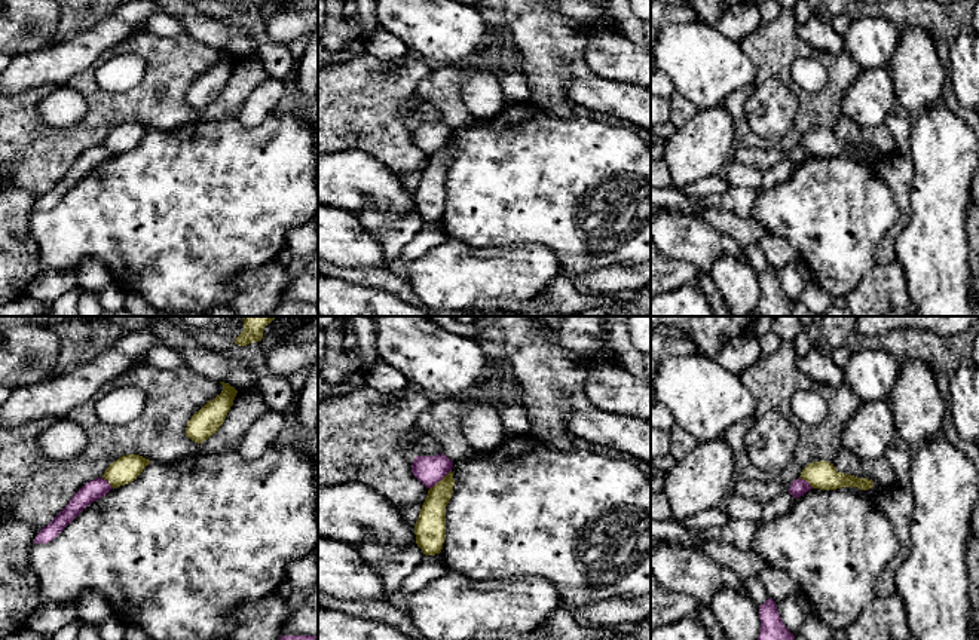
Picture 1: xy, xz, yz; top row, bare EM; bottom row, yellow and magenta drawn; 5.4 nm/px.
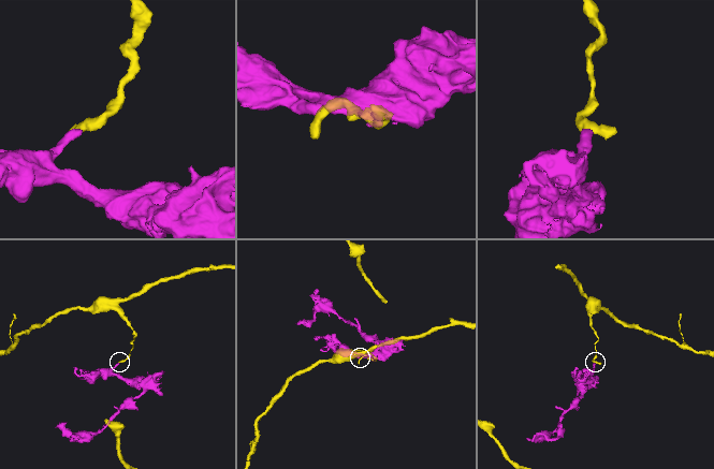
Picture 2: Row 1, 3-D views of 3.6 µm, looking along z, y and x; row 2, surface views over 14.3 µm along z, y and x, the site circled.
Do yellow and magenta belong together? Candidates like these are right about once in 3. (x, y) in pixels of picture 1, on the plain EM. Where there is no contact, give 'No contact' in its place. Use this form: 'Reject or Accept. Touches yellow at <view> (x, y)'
Reject. Touches yellow at xz (441, 147)

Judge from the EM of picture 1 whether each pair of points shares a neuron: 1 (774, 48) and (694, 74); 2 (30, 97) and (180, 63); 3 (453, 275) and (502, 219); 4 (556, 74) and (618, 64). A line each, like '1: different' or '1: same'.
1: different
2: same
3: different
4: different

